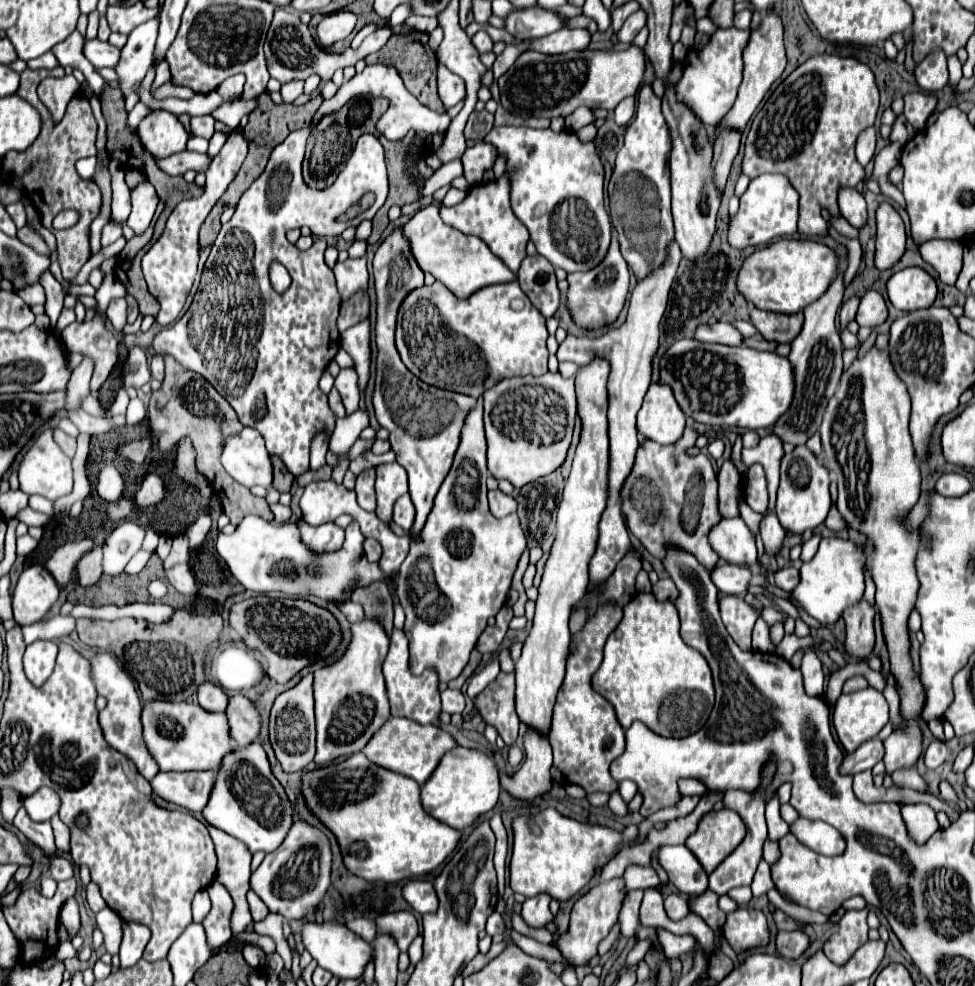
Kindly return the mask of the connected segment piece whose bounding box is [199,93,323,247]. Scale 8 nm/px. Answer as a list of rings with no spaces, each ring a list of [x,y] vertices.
[[[263,93],[263,95],[257,97],[257,109],[251,111],[249,123],[247,123],[247,127],[245,127],[245,137],[249,139],[249,155],[247,155],[245,163],[241,165],[237,177],[233,179],[231,189],[227,189],[227,191],[223,193],[223,197],[215,203],[215,207],[213,207],[211,213],[209,213],[209,217],[205,219],[205,223],[203,223],[203,227],[201,227],[201,239],[199,239],[201,247],[207,247],[207,245],[211,245],[211,243],[215,241],[215,237],[217,237],[217,233],[219,233],[219,229],[221,229],[219,215],[223,213],[223,209],[235,207],[237,201],[239,201],[239,197],[243,195],[243,191],[263,173],[265,163],[267,163],[267,159],[269,159],[269,151],[271,151],[279,141],[283,141],[291,131],[297,131],[297,129],[307,127],[307,125],[311,123],[311,119],[313,119],[315,111],[319,109],[321,101],[323,101],[321,97],[315,97],[315,99],[311,99],[309,103],[295,107],[295,105],[275,105],[267,93]]]

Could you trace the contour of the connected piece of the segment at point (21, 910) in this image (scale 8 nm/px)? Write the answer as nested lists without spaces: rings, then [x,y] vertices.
[[[67,879],[61,881],[57,887],[55,897],[47,899],[43,897],[35,887],[25,889],[15,905],[3,907],[3,915],[13,931],[13,935],[21,941],[23,953],[21,953],[21,961],[23,963],[37,963],[41,959],[47,959],[55,953],[57,949],[57,923],[59,923],[59,911],[63,907],[63,903],[75,895],[75,887],[77,887],[77,879]]]

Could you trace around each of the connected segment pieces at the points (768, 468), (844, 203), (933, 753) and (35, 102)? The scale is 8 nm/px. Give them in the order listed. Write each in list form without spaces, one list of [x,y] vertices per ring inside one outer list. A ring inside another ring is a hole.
[[[773,433],[763,437],[755,447],[743,449],[743,461],[747,465],[761,463],[763,469],[765,469],[767,483],[769,483],[771,505],[775,503],[775,493],[777,493],[777,485],[779,485],[779,465],[781,465],[781,459],[783,459],[783,443]]]
[[[845,187],[845,189],[839,189],[839,211],[841,215],[853,225],[853,227],[863,227],[865,221],[867,221],[867,205],[865,205],[865,199],[863,195],[857,191],[857,189],[851,189],[851,187]]]
[[[933,741],[933,743],[923,751],[923,761],[925,761],[925,765],[927,765],[929,769],[939,767],[939,765],[945,761],[945,757],[947,757],[947,747],[945,747],[945,743],[941,743],[941,741]]]
[[[60,65],[55,67],[55,69],[37,69],[37,71],[25,69],[21,73],[21,83],[19,83],[17,95],[21,99],[27,99],[27,103],[31,103],[33,107],[41,107],[41,113],[43,113],[45,111],[45,105],[37,97],[37,85],[39,85],[39,81],[45,79],[45,77],[62,77],[64,75],[64,68]]]

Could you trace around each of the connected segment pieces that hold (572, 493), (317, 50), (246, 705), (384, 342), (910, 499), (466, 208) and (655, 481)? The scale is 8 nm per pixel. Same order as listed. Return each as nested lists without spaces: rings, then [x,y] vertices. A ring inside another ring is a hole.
[[[593,359],[581,367],[575,377],[577,411],[583,423],[581,441],[575,451],[563,499],[557,513],[555,541],[545,563],[539,597],[535,601],[533,627],[523,643],[521,657],[515,663],[517,679],[517,715],[539,733],[549,733],[557,691],[565,677],[565,657],[569,649],[569,615],[573,605],[587,593],[587,567],[597,545],[597,527],[607,505],[607,471],[609,471],[609,437],[607,437],[607,377],[609,363]]]
[[[277,9],[275,17],[273,17],[273,23],[269,27],[269,33],[267,33],[267,47],[265,47],[267,69],[269,69],[271,77],[277,79],[279,83],[289,83],[293,79],[305,81],[309,75],[319,75],[323,81],[329,81],[339,67],[355,65],[361,57],[367,57],[369,53],[379,51],[389,41],[389,37],[391,37],[391,29],[385,27],[385,29],[379,29],[379,31],[371,33],[357,51],[347,49],[343,53],[329,53],[329,51],[325,51],[317,45],[317,41],[313,39],[309,27],[305,23],[301,23],[299,15]]]
[[[231,695],[227,701],[229,735],[237,747],[247,747],[259,737],[261,719],[255,705],[245,695]]]
[[[401,229],[393,231],[377,249],[373,259],[373,279],[375,279],[375,295],[377,295],[377,321],[375,321],[375,345],[377,347],[395,347],[395,325],[397,311],[403,299],[413,291],[423,287],[423,271],[415,263],[409,243],[403,239]]]
[[[873,345],[861,359],[855,359],[851,367],[843,371],[841,383],[827,405],[819,429],[823,465],[837,475],[837,509],[843,519],[851,523],[851,529],[863,531],[873,545],[869,569],[877,585],[875,605],[883,619],[891,671],[899,683],[897,691],[901,697],[901,715],[907,719],[905,729],[891,733],[883,741],[883,763],[887,773],[915,765],[921,755],[921,729],[917,727],[915,717],[919,717],[923,709],[923,685],[911,665],[907,635],[907,619],[915,607],[919,589],[915,555],[921,545],[921,535],[919,529],[909,533],[901,523],[921,495],[921,475],[915,461],[915,449],[911,445],[909,415],[911,401],[907,385],[899,379],[899,375],[895,375],[889,353]],[[855,385],[859,385],[859,393],[855,393]]]
[[[503,175],[501,179],[497,179],[493,183],[473,185],[469,189],[465,201],[461,201],[455,207],[441,205],[441,219],[447,225],[451,225],[467,235],[477,235],[479,239],[483,239],[489,245],[489,249],[493,251],[493,255],[497,255],[511,271],[517,271],[521,261],[525,259],[525,245],[529,241],[529,233],[527,233],[527,227],[523,227],[523,223],[519,219],[515,219],[515,215],[511,211],[507,175]]]
[[[687,427],[683,437],[667,447],[659,447],[653,441],[643,441],[637,451],[635,467],[623,485],[621,501],[629,531],[653,557],[663,559],[665,547],[671,543],[695,555],[707,569],[713,569],[719,555],[715,555],[709,545],[709,531],[723,519],[723,515],[719,515],[717,477],[709,457],[703,453],[687,453],[687,449],[695,445],[695,439],[697,431]]]

